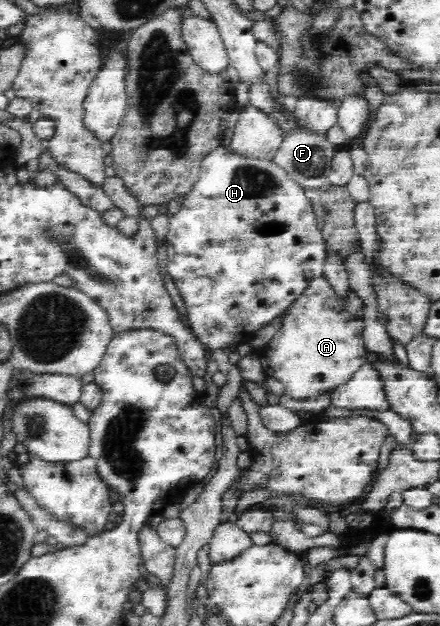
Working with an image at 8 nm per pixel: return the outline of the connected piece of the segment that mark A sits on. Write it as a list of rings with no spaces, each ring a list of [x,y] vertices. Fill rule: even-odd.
[[[323,275],[311,279],[302,295],[294,303],[290,303],[281,315],[282,327],[264,347],[257,350],[257,354],[266,377],[274,377],[284,385],[284,395],[297,400],[331,394],[338,385],[346,383],[352,373],[358,371],[358,367],[368,361],[363,342],[365,325],[362,318],[344,310],[342,299]]]

